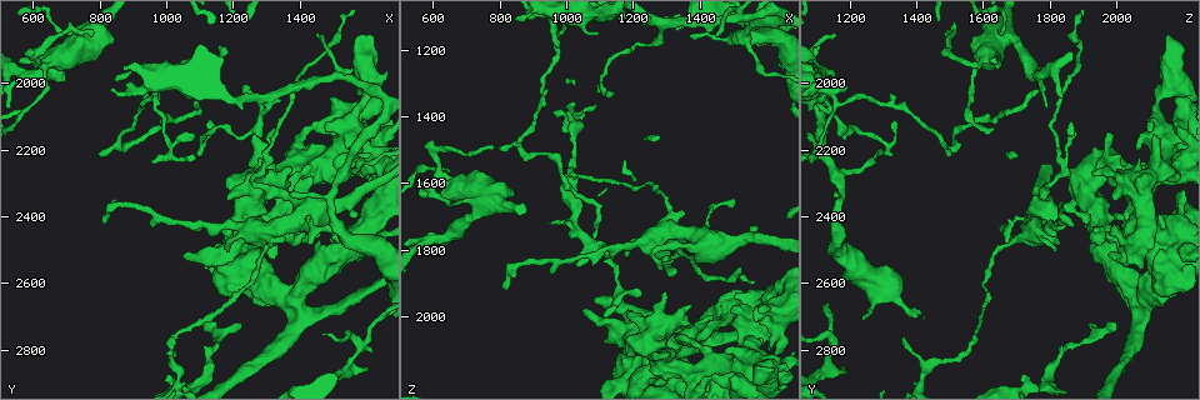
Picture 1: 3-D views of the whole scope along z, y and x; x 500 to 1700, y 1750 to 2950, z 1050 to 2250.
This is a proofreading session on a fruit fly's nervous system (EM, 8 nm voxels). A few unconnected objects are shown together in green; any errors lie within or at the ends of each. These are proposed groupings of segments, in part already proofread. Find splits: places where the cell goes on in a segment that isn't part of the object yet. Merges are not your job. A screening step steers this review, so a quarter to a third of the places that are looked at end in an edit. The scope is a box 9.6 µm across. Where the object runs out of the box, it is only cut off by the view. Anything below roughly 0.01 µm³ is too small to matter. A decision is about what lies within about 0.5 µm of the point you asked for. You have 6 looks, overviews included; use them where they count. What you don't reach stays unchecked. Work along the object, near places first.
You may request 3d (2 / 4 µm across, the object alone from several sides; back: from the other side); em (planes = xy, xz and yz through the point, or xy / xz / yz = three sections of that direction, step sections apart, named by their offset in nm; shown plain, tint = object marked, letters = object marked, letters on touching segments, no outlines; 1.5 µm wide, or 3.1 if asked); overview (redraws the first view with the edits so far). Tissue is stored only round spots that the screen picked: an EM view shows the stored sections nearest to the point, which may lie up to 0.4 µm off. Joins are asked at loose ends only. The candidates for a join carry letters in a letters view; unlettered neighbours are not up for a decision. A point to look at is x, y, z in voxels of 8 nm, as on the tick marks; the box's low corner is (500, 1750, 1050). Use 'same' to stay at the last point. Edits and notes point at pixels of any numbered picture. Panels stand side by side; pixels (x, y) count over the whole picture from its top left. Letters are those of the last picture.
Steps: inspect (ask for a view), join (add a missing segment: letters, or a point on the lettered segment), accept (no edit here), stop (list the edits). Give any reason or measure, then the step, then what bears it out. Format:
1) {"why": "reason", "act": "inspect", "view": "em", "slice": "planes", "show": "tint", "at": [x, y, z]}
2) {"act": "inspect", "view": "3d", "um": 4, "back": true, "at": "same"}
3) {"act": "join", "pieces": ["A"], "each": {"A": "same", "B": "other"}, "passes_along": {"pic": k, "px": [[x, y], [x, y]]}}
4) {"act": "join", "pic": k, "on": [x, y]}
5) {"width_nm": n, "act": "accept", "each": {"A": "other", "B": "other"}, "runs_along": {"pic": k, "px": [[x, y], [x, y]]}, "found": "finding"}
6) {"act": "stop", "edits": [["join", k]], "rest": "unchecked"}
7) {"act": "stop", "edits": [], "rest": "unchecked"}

{"why": "an open end", "act": "inspect", "view": "em", "slice": "planes", "show": "letters", "at": [1600, 2860, 1180]}

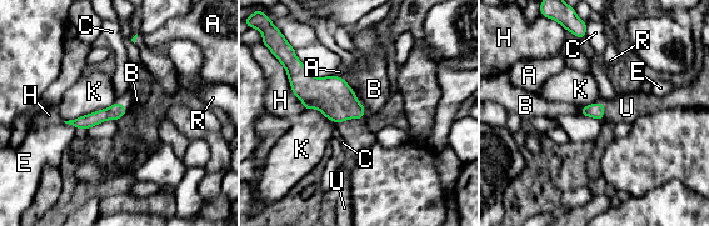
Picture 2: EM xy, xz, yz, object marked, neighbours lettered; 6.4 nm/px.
{"width_nm": 100, "longest_contact_nm": ["K", 360], "act": "join", "pieces": ["U"], "each": {"A": "other", "B": "other", "C": "other", "E": "other", "H": "other", "K": "other", "R": "other", "U": "same"}, "found": "it goes on there"}

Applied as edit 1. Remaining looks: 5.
{"why": "an open end", "act": "inspect", "view": "3d", "um": 2, "back": true, "at": [1460, 2480, 1980]}

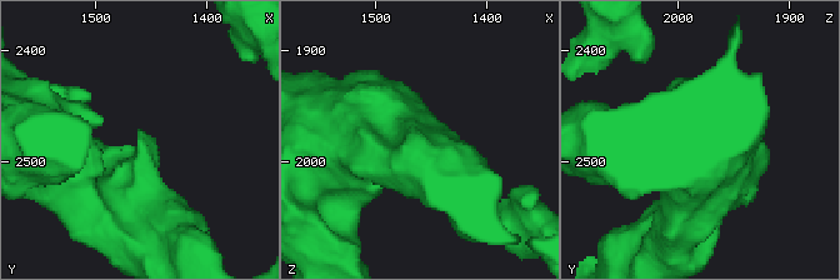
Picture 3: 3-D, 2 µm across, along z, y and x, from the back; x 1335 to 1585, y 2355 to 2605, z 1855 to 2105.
{"why": "need the tissue", "act": "inspect", "view": "em", "slice": "planes", "show": "letters", "at": "same"}

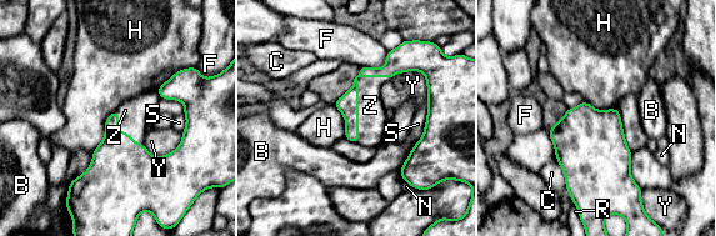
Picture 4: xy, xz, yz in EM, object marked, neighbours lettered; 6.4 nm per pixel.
{"act": "join", "pieces": ["Z"], "each": {"B": "other", "C": "other", "F": "other", "H": "other", "N": "other", "R": "other", "S": "other", "Y": "other", "Z": "same"}, "found": "it goes on there"}

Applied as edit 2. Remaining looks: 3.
{"act": "stop", "edits": [["join", 2], ["join", 4]], "rest": "unchecked"}

